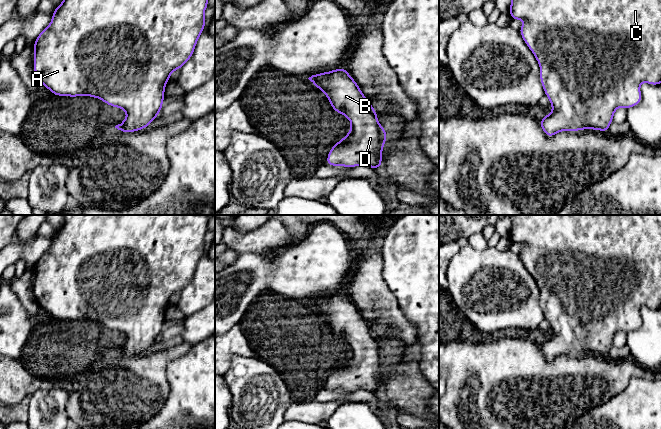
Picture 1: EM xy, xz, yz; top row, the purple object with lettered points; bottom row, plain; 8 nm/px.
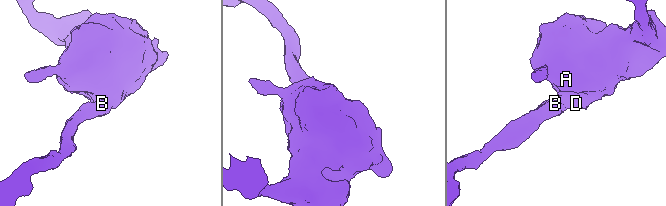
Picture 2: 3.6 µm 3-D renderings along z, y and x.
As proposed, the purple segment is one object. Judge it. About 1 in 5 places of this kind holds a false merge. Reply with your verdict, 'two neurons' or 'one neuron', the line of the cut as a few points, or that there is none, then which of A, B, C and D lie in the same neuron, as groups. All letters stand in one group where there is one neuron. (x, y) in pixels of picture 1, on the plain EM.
one neuron; no cut; A B C D

